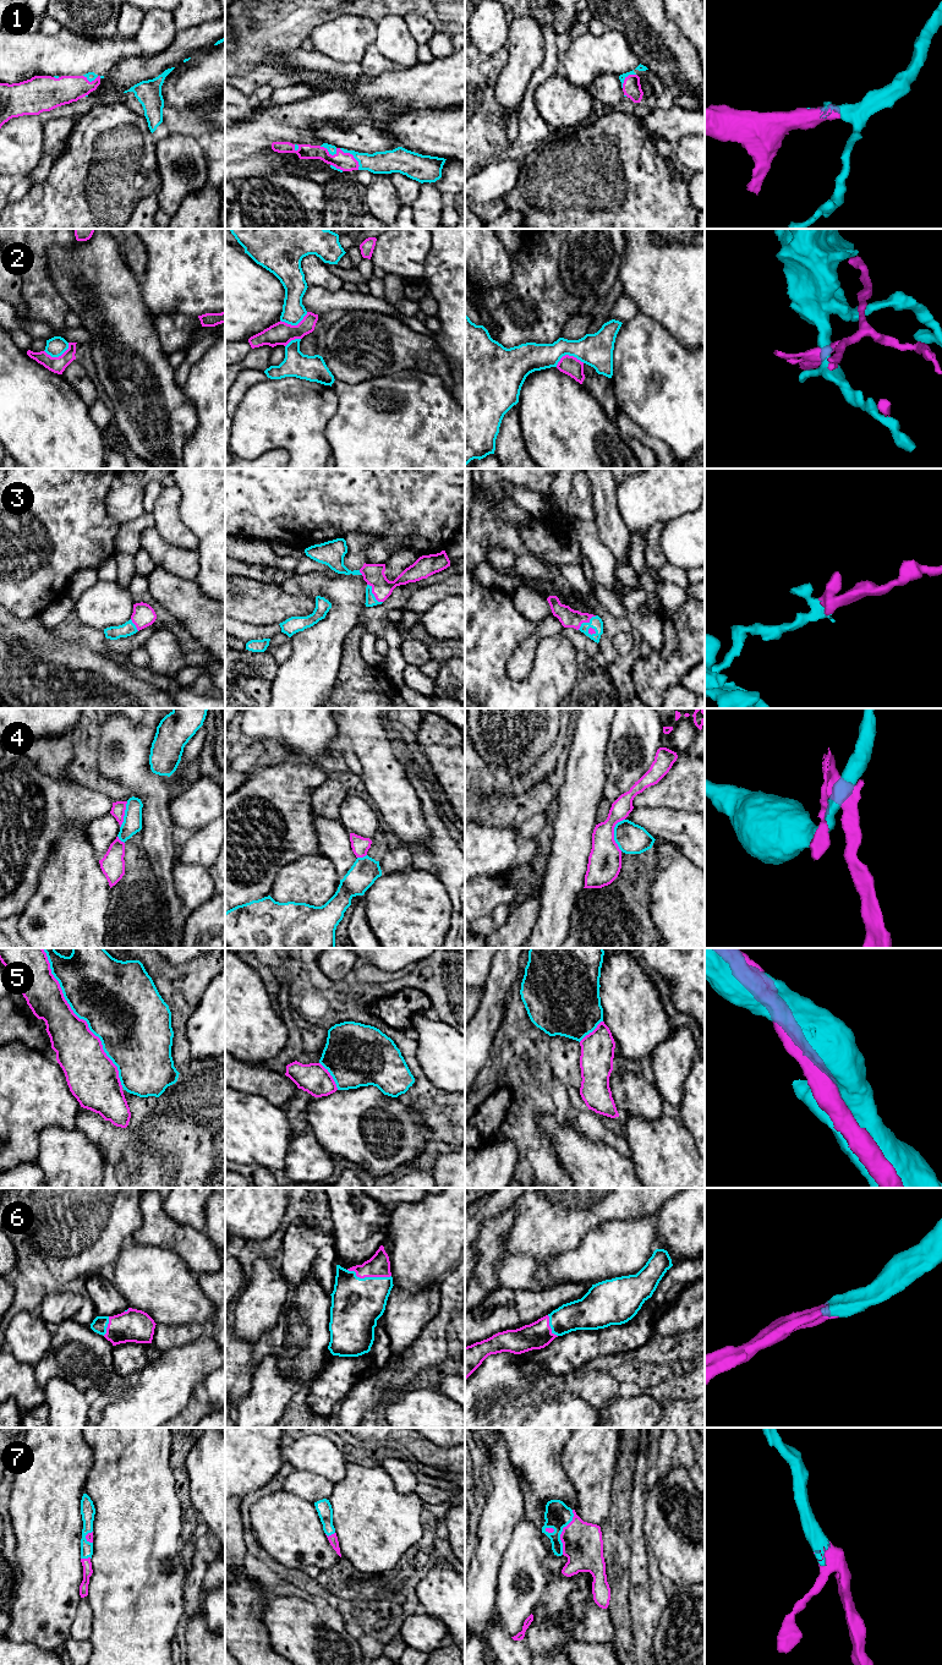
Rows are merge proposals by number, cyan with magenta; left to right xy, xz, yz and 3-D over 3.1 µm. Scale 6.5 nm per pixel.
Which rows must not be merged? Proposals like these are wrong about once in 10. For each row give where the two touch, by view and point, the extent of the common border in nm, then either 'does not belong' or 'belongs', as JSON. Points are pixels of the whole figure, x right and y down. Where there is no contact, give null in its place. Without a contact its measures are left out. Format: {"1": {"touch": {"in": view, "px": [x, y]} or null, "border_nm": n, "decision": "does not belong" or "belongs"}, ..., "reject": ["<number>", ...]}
{"1": {"touch": {"in": "xz", "px": [352, 154]}, "border_nm": 190, "decision": "belongs"}, "2": {"touch": {"in": "yz", "px": [568, 354]}, "border_nm": 190, "decision": "does not belong"}, "3": {"touch": {"in": "xz", "px": [373, 595]}, "border_nm": 160, "decision": "belongs"}, "4": {"touch": {"in": "yz", "px": [614, 833]}, "border_nm": 220, "decision": "does not belong"}, "5": {"touch": {"in": "xy", "px": [81, 1018]}, "border_nm": 1050, "decision": "belongs"}, "6": {"touch": {"in": "xz", "px": [368, 1277]}, "border_nm": 300, "decision": "belongs"}, "7": {"touch": {"in": "yz", "px": [562, 1531]}, "border_nm": 300, "decision": "belongs"}, "reject": ["2", "4"]}

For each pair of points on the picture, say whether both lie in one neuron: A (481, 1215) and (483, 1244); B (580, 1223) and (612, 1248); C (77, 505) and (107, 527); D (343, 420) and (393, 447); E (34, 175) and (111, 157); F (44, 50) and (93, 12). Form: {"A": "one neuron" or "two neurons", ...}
{"A": "two neurons", "B": "two neurons", "C": "one neuron", "D": "one neuron", "E": "two neurons", "F": "two neurons"}

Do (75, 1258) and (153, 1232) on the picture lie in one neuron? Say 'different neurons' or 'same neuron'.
same neuron

